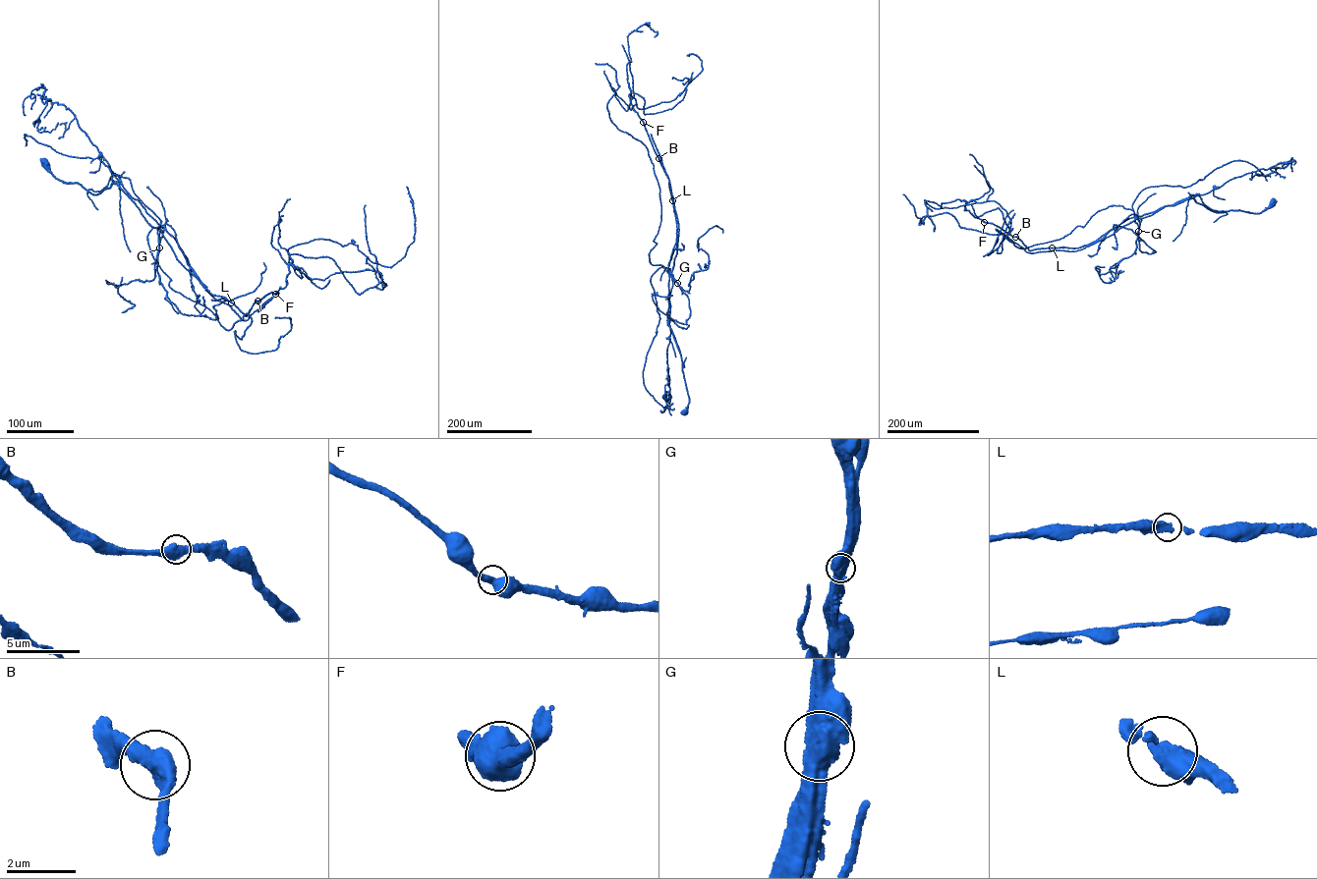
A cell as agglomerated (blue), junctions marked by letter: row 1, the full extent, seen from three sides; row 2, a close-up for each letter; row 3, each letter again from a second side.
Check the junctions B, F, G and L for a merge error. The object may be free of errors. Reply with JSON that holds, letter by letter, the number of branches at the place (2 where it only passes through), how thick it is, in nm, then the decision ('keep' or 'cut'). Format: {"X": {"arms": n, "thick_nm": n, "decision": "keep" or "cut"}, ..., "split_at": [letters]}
{"B": {"arms": 2, "thick_nm": 650, "decision": "keep"}, "F": {"arms": 2, "thick_nm": 500, "decision": "keep"}, "G": {"arms": 2, "thick_nm": 650, "decision": "cut"}, "L": {"arms": 2, "thick_nm": 440, "decision": "keep"}, "split_at": ["G"]}

